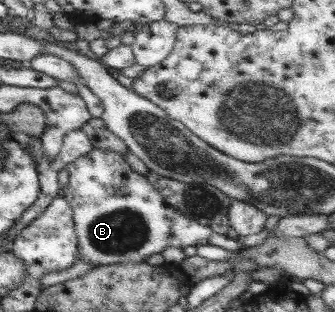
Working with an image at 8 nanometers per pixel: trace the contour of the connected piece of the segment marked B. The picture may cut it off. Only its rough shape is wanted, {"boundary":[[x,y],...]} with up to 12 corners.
{"boundary":[[117,152],[64,167],[77,258],[243,248],[171,208]]}

